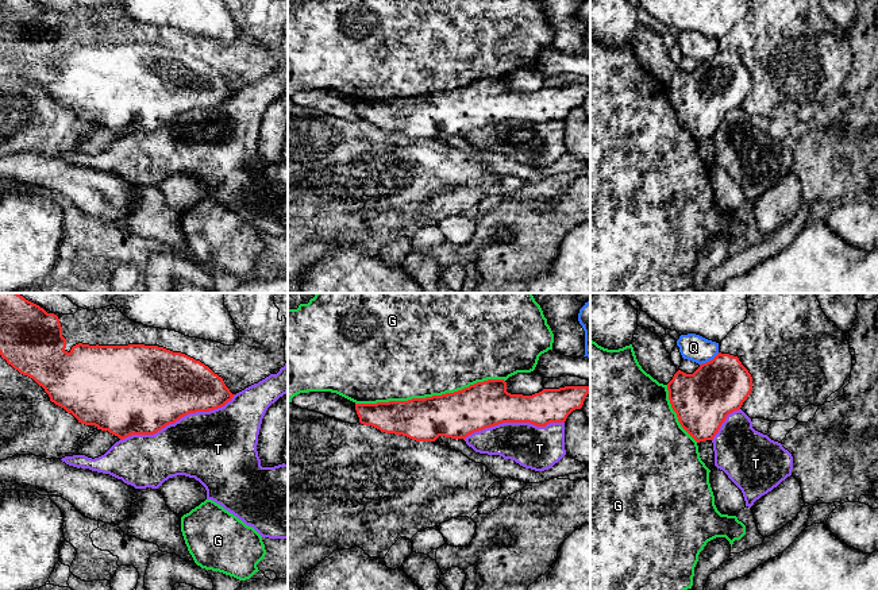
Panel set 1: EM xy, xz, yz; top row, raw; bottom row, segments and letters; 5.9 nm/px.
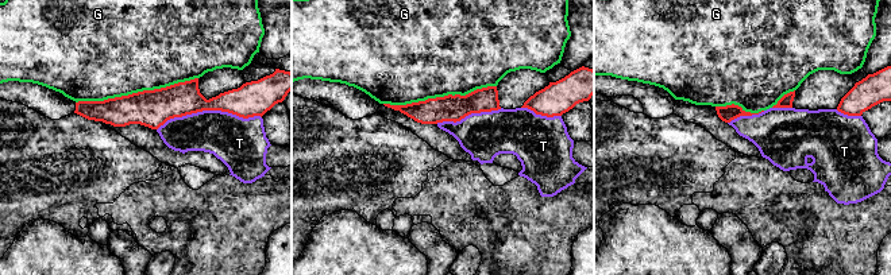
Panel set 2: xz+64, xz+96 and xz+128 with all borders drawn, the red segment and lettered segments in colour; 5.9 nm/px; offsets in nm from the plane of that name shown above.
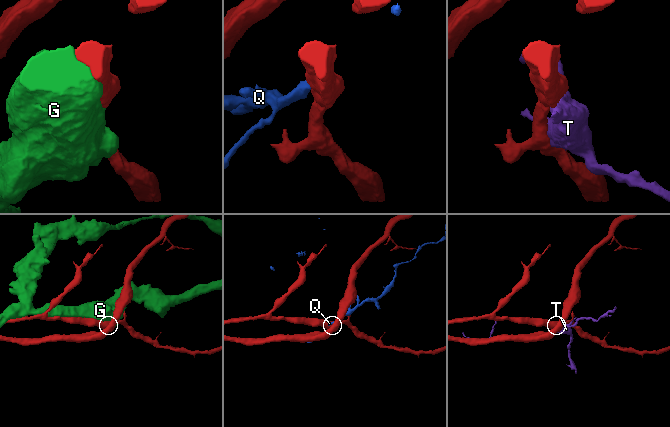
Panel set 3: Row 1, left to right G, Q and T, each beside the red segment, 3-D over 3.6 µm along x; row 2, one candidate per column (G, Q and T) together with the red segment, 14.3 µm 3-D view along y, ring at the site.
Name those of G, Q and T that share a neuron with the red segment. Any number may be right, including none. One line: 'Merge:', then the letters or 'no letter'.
Merge: no letter

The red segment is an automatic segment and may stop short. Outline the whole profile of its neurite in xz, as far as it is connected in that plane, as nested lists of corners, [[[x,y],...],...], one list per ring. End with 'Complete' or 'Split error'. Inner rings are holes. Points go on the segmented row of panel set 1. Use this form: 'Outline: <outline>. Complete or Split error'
Outline: [[[504,379],[477,382],[454,393],[389,401],[377,404],[355,404],[359,423],[381,432],[403,435],[416,441],[435,441],[439,436],[466,439],[469,435],[502,423],[530,423],[546,427],[550,423],[565,423],[567,416],[581,409],[590,386],[565,386],[543,389],[532,396],[511,394]]]. Complete

